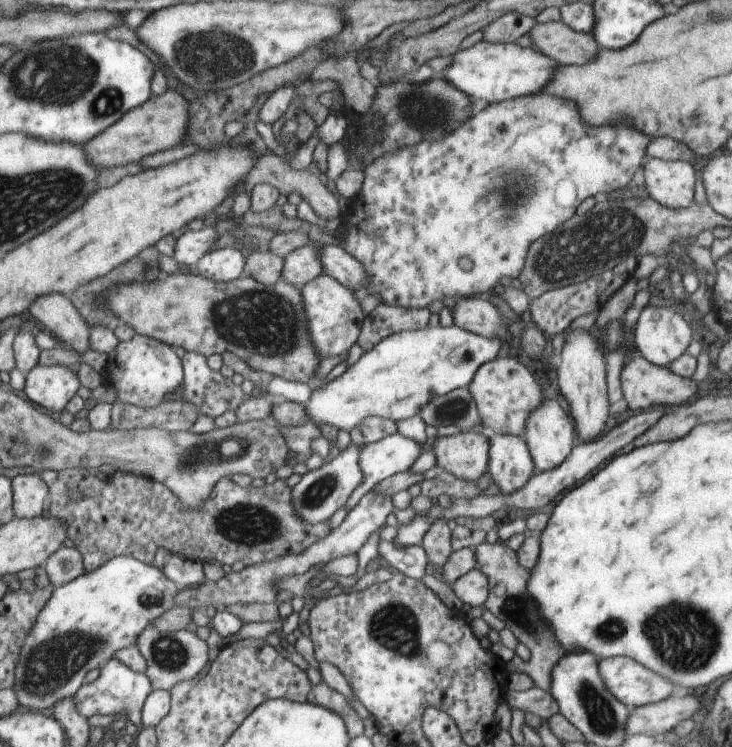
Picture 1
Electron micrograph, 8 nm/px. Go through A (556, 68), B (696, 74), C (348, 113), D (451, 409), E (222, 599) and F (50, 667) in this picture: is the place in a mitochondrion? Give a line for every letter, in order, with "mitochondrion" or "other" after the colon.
A: other
B: other
C: other
D: mitochondrion
E: other
F: mitochondrion

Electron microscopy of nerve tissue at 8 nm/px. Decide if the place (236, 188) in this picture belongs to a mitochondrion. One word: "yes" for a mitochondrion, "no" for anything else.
no

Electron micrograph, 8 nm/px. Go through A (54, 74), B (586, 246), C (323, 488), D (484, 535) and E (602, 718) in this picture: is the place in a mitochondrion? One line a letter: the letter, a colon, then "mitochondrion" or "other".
A: mitochondrion
B: mitochondrion
C: mitochondrion
D: other
E: mitochondrion

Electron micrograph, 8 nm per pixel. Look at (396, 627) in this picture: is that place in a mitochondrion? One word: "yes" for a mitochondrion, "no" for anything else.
yes

